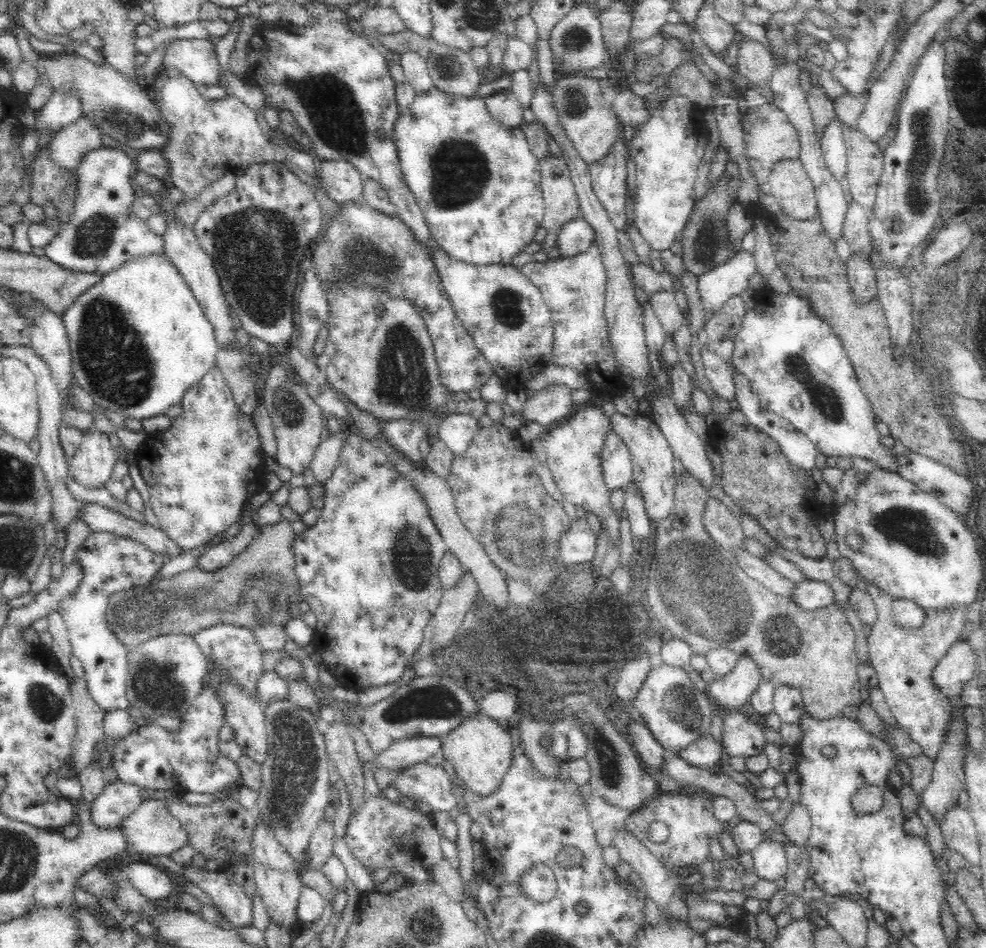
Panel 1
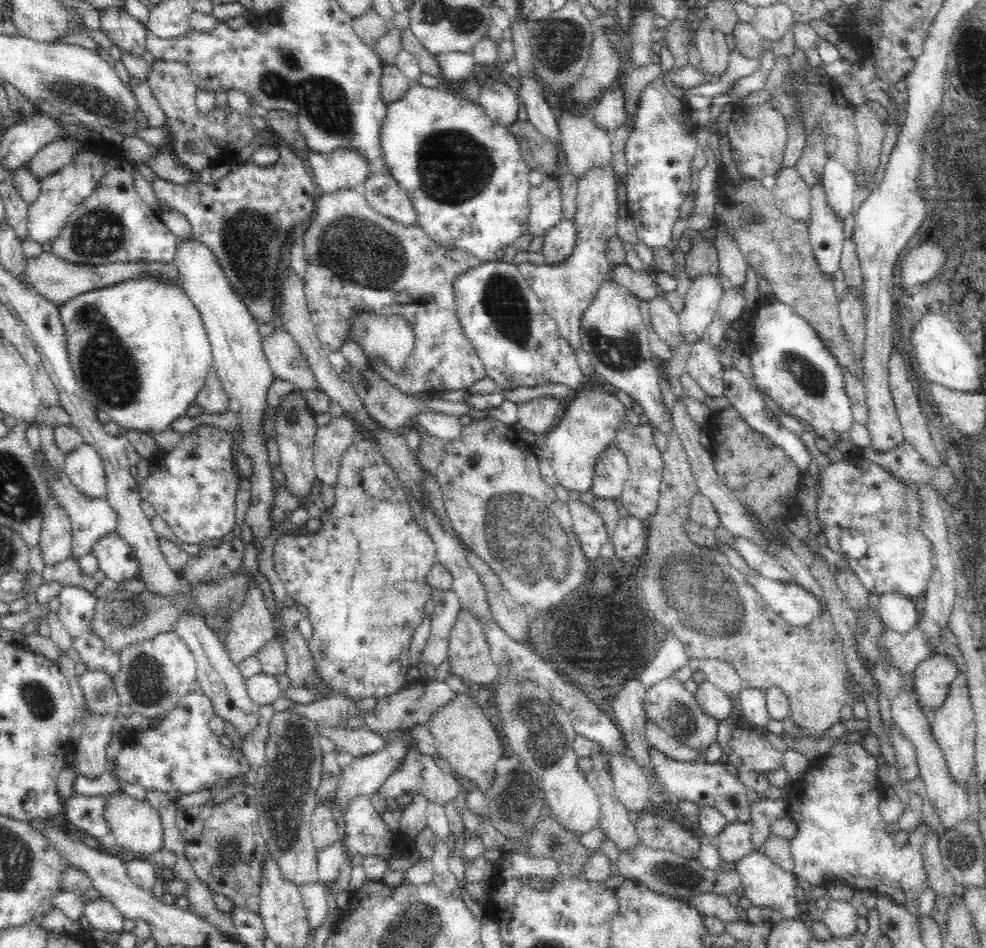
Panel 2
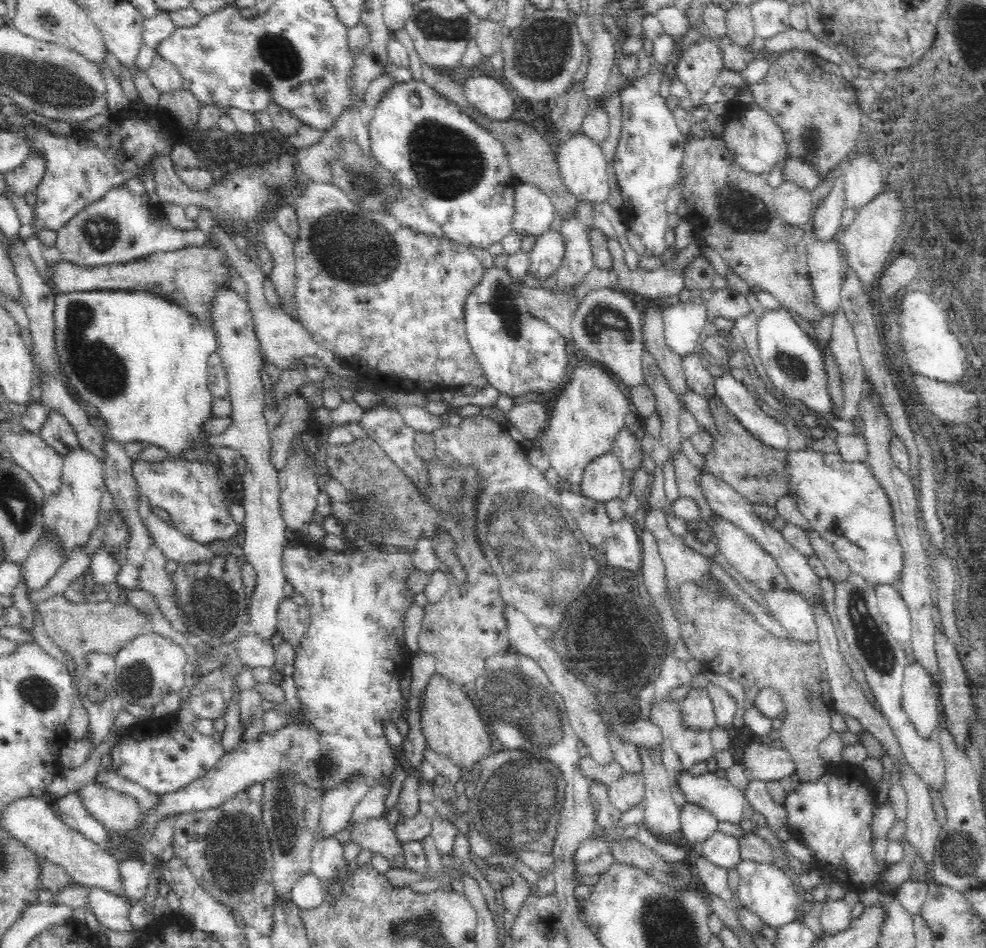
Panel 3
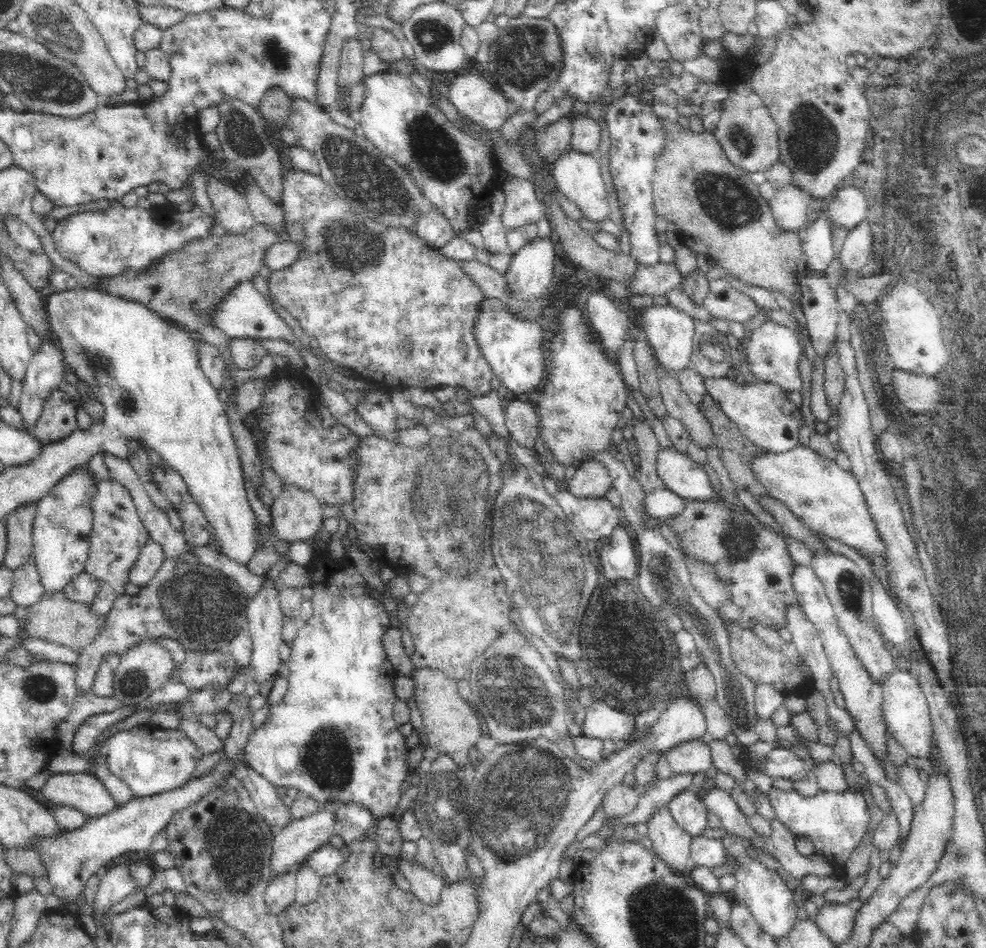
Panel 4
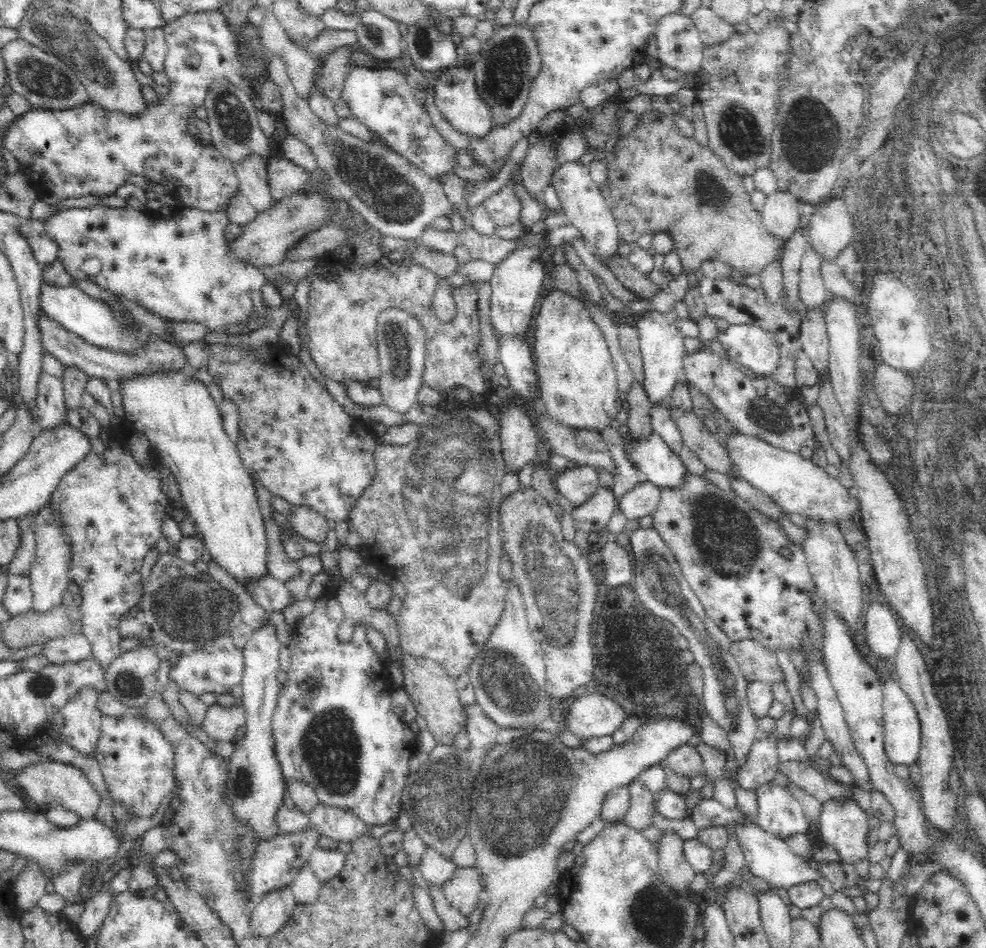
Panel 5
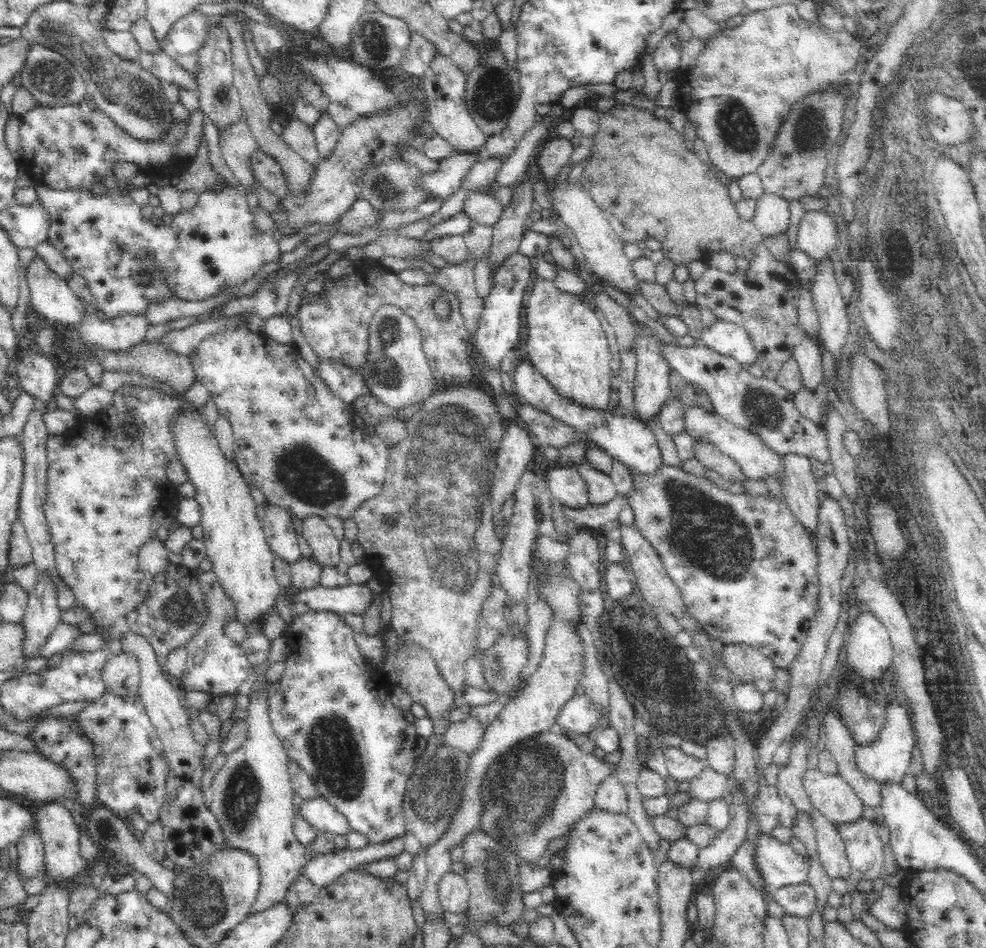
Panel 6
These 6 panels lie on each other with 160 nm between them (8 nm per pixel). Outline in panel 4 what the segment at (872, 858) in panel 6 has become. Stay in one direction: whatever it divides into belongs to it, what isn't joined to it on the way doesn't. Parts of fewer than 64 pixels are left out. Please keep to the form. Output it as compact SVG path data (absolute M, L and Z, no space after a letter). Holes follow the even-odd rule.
M773 787L765 797L775 819L780 821L790 834L812 839L815 852L827 858L835 872L843 874L845 864L852 852L858 848L858 843L862 842L870 820L863 793L855 789L848 789L844 793L821 791L814 798L804 798L794 790L782 792Z

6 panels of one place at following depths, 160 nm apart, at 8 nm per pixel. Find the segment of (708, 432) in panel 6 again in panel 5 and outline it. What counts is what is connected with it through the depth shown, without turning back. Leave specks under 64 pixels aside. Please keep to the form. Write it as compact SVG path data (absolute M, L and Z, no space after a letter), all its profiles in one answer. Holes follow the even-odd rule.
M736 430L726 434L723 444L737 467L738 476L766 494L789 516L802 515L835 525L860 517L860 504L853 491L844 488L840 480L830 476L824 468L818 468L811 460L803 460L798 453L786 452L760 437L746 436Z

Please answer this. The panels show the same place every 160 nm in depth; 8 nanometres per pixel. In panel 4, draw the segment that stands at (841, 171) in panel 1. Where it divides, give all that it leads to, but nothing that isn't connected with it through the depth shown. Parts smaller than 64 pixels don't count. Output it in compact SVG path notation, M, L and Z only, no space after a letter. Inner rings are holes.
M818 213L806 226L806 240L801 243L805 270L813 272L818 278L826 279L826 270L833 260L832 230L826 222L825 214Z

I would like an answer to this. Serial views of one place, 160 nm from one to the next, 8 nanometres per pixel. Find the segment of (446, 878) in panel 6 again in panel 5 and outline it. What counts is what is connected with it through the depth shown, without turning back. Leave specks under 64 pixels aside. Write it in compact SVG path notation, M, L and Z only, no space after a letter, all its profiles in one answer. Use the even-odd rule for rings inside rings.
M473 867L456 868L453 875L440 887L446 900L468 917L479 903L480 871Z

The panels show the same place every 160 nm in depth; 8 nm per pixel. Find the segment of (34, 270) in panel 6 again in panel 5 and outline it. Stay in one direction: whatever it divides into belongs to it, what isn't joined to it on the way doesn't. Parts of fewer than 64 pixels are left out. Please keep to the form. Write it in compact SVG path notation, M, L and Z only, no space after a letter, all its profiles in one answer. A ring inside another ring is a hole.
M43 280L39 298L43 314L98 347L116 349L116 351L133 351L148 336L146 332L133 334L131 330L123 330L125 322L115 312L102 302L94 301L76 285L65 287Z

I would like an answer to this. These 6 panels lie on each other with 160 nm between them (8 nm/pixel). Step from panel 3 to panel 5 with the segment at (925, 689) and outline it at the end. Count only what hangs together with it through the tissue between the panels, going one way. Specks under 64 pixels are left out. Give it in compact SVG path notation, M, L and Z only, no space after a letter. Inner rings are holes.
M897 680L883 683L883 727L884 754L889 762L895 767L914 765L921 743L920 723Z

